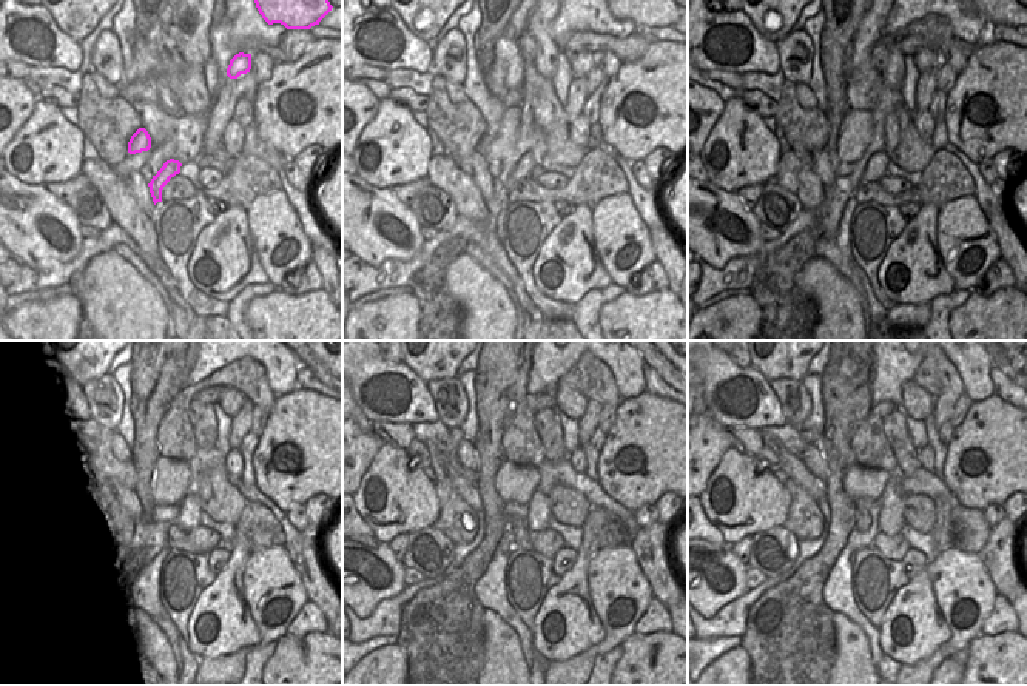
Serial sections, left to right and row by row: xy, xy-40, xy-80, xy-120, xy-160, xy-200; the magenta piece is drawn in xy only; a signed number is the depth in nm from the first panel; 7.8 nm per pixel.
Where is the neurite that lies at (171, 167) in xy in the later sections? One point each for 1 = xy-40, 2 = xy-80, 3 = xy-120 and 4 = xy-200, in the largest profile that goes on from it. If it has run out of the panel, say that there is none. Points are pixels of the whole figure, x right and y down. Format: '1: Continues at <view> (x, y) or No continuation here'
1: Continues at xy-40 (523, 168)
2: Continues at xy-80 (875, 170)
3: Continues at xy-120 (188, 517)
4: Continues at xy-200 (892, 521).

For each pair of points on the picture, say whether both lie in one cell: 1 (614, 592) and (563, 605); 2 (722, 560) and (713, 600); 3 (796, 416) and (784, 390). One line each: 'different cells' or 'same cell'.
1: different cells
2: same cell
3: same cell

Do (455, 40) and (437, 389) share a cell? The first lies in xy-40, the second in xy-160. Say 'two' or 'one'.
one

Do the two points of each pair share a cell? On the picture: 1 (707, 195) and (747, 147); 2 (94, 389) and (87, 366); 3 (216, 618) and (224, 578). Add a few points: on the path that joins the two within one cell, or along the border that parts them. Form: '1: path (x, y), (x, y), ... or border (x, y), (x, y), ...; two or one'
1: border (708, 179), (725, 190), (736, 191); two
2: border (107, 373), (91, 378), (82, 386); two
3: path (222, 609), (224, 588); one

